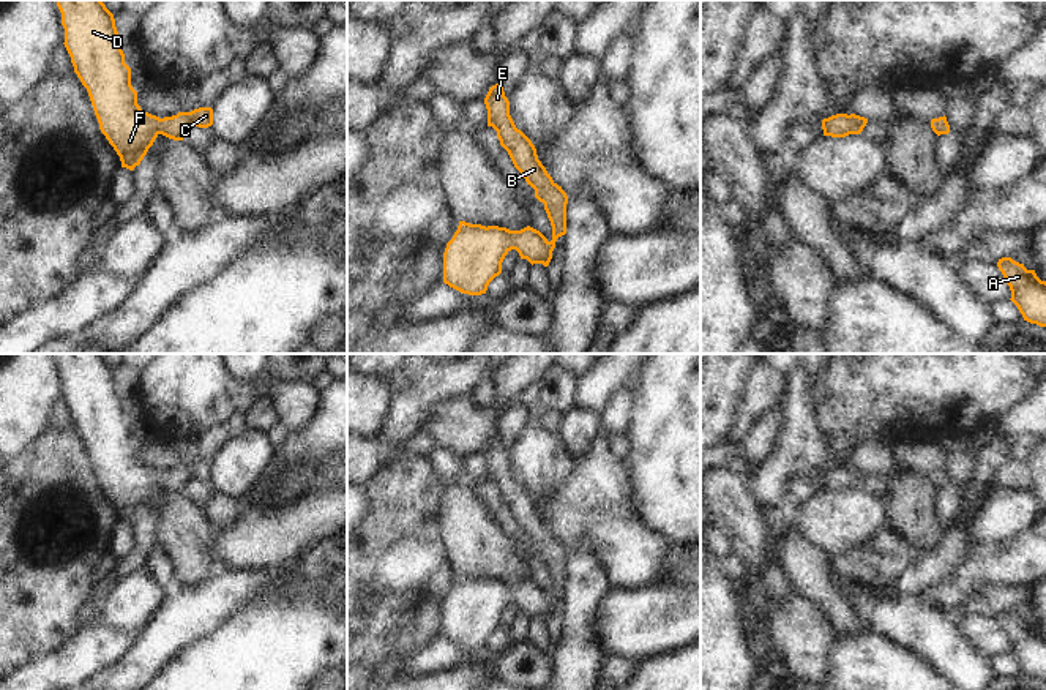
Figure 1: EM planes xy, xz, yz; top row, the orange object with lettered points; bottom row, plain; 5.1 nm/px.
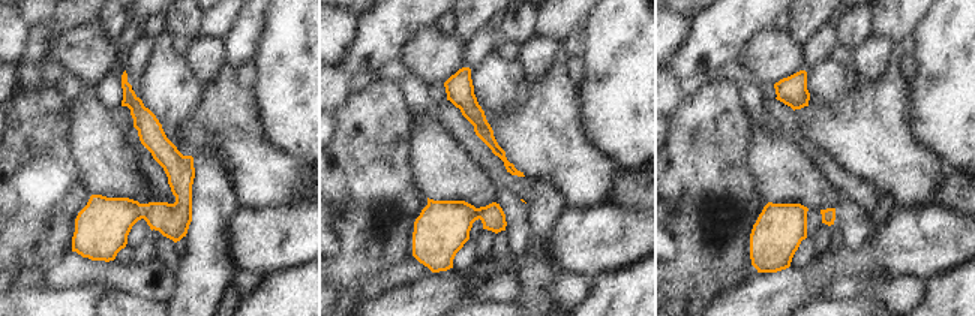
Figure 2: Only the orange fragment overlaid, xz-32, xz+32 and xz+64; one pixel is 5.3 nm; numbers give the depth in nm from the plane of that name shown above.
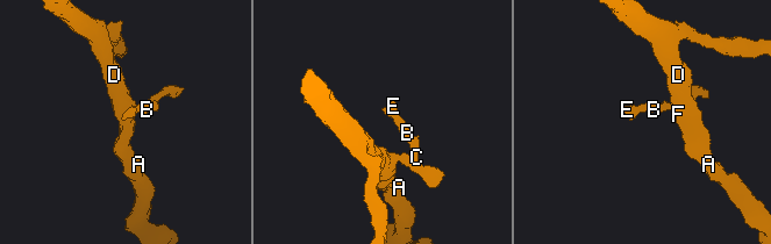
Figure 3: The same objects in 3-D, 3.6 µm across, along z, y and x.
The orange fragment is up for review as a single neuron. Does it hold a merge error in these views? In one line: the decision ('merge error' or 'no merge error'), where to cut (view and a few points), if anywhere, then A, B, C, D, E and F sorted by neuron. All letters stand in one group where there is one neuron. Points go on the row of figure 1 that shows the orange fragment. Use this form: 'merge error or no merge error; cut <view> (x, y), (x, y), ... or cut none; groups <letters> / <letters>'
no merge error; cut none; groups A B C D E F

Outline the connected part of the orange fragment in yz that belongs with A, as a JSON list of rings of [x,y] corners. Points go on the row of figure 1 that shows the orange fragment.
[[[1011,257],[997,262],[1011,291],[1011,302],[1018,306],[1024,321],[1046,327],[1046,281],[1041,281],[1035,270],[1027,270],[1024,264]]]

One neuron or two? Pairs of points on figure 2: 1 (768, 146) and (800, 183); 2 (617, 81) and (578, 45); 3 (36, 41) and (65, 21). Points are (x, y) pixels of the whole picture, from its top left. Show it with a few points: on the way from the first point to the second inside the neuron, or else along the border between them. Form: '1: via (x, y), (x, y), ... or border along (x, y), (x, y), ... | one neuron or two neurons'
1: via (773, 155), (791, 174) | one neuron
2: border along (587, 23), (587, 47), (582, 56) | two neurons
3: via (44, 33), (57, 26) | one neuron

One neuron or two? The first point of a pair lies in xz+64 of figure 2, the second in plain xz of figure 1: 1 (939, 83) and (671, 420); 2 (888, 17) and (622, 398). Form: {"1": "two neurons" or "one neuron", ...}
{"1": "one neuron", "2": "two neurons"}

